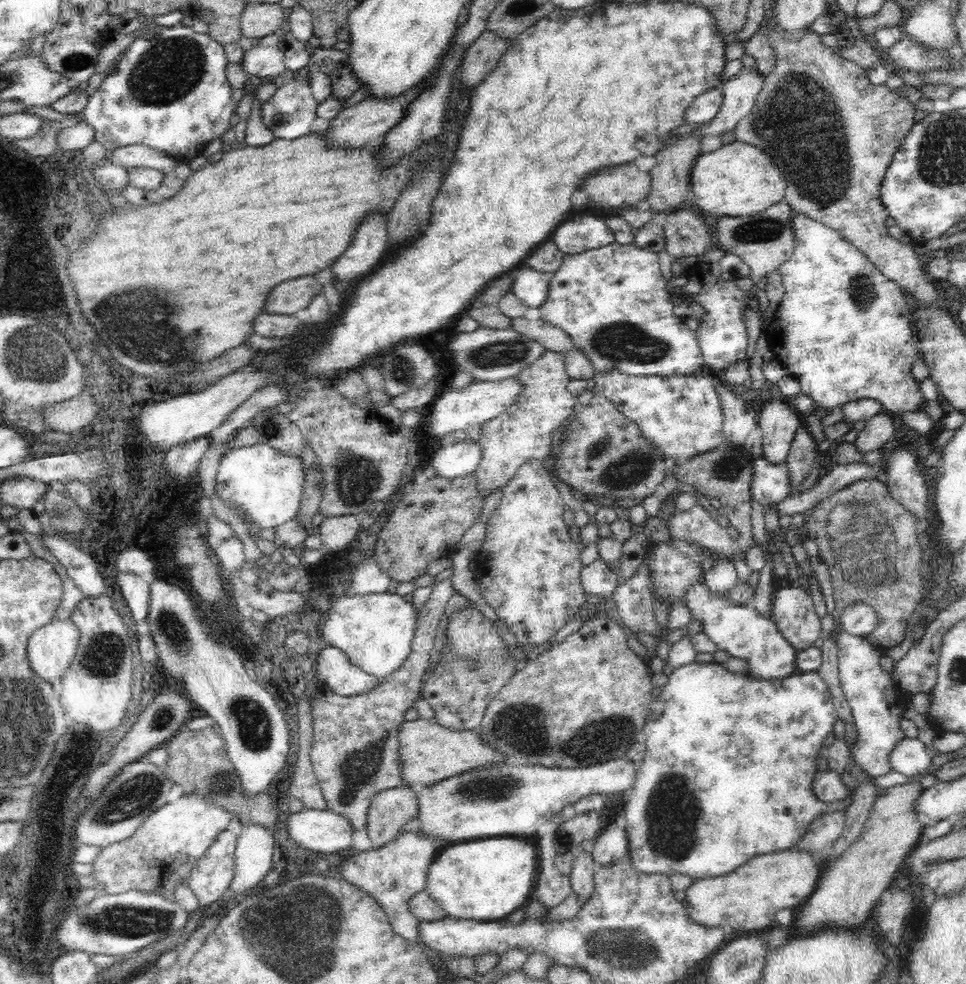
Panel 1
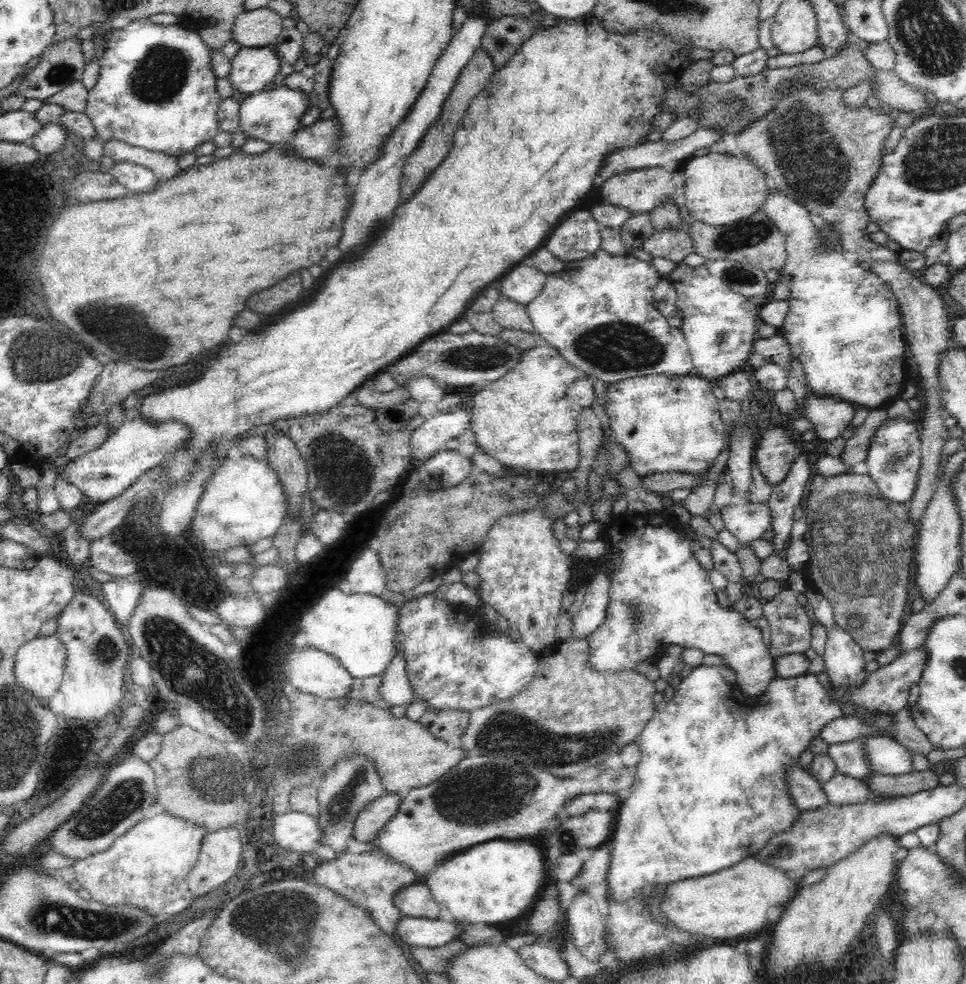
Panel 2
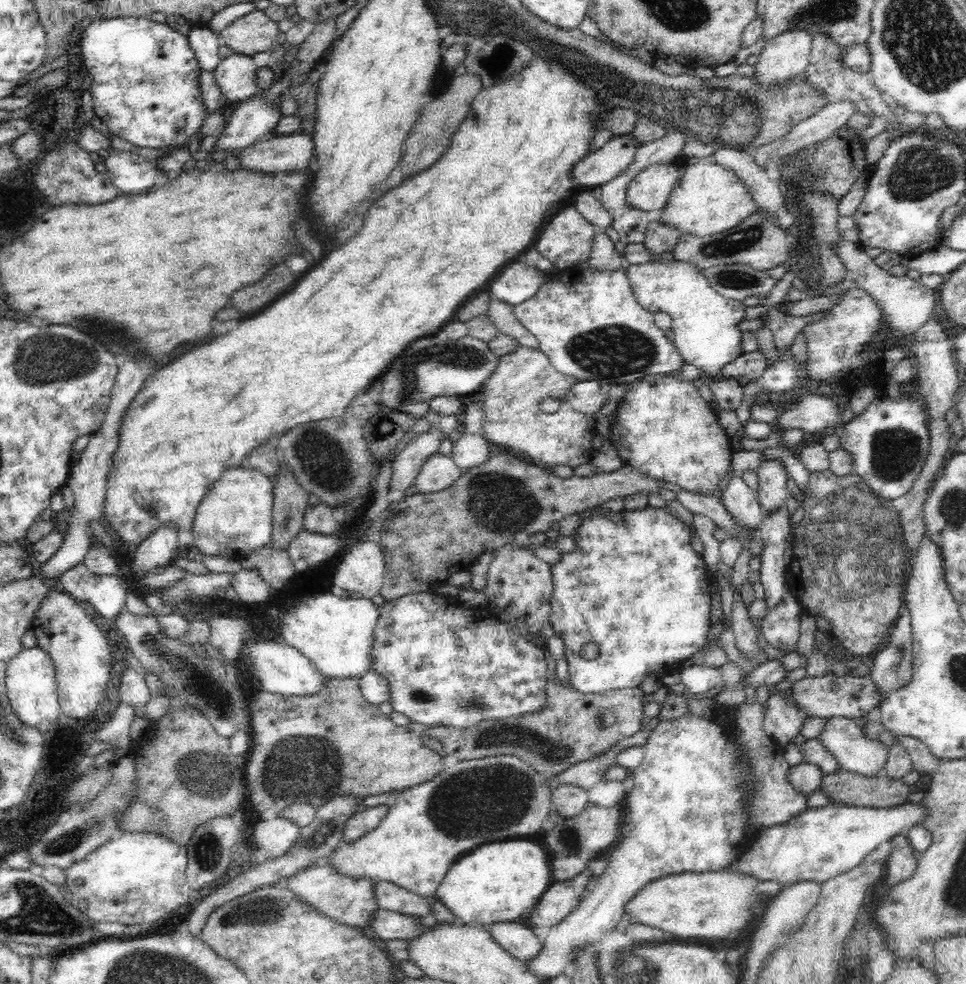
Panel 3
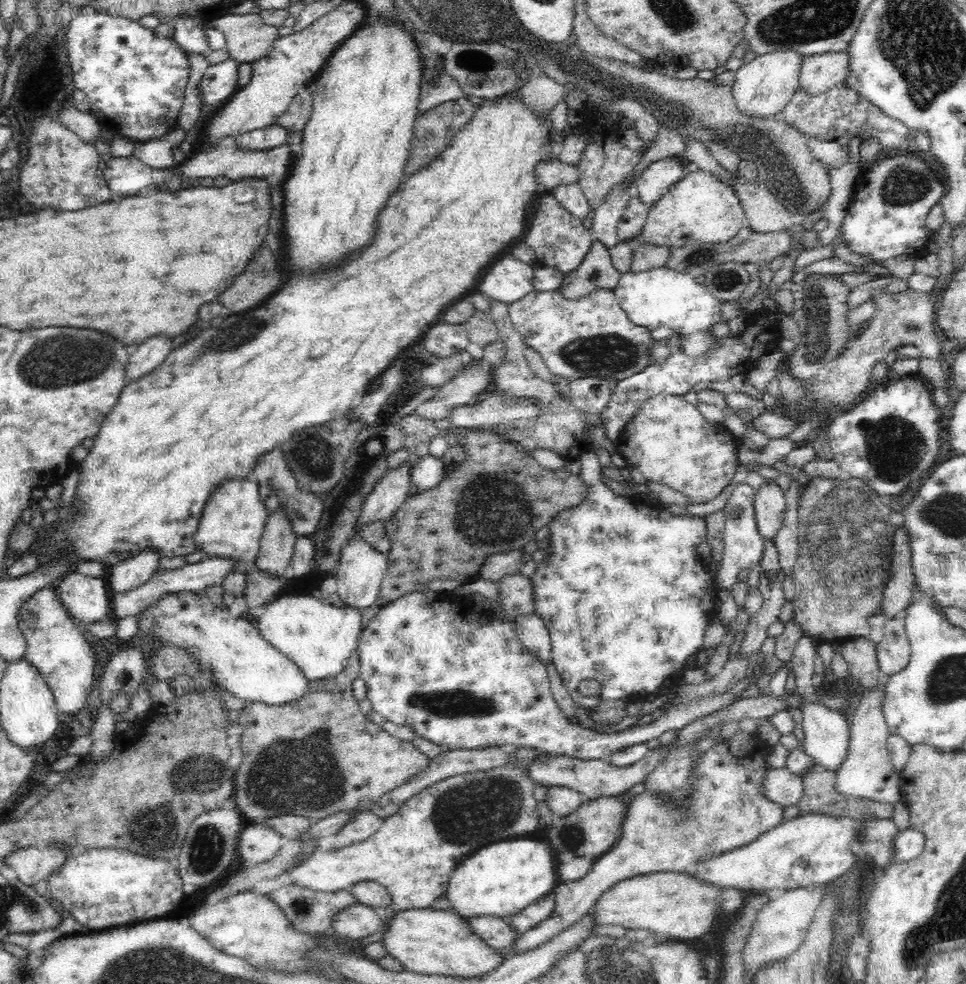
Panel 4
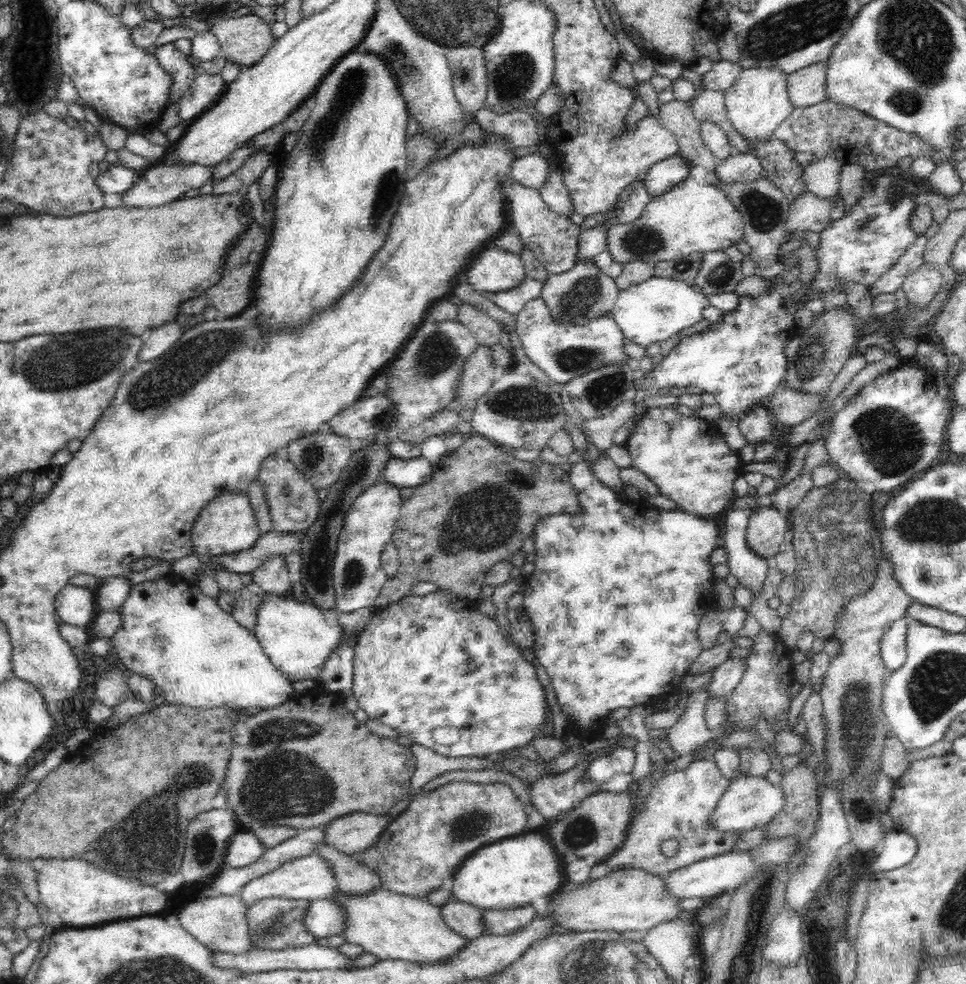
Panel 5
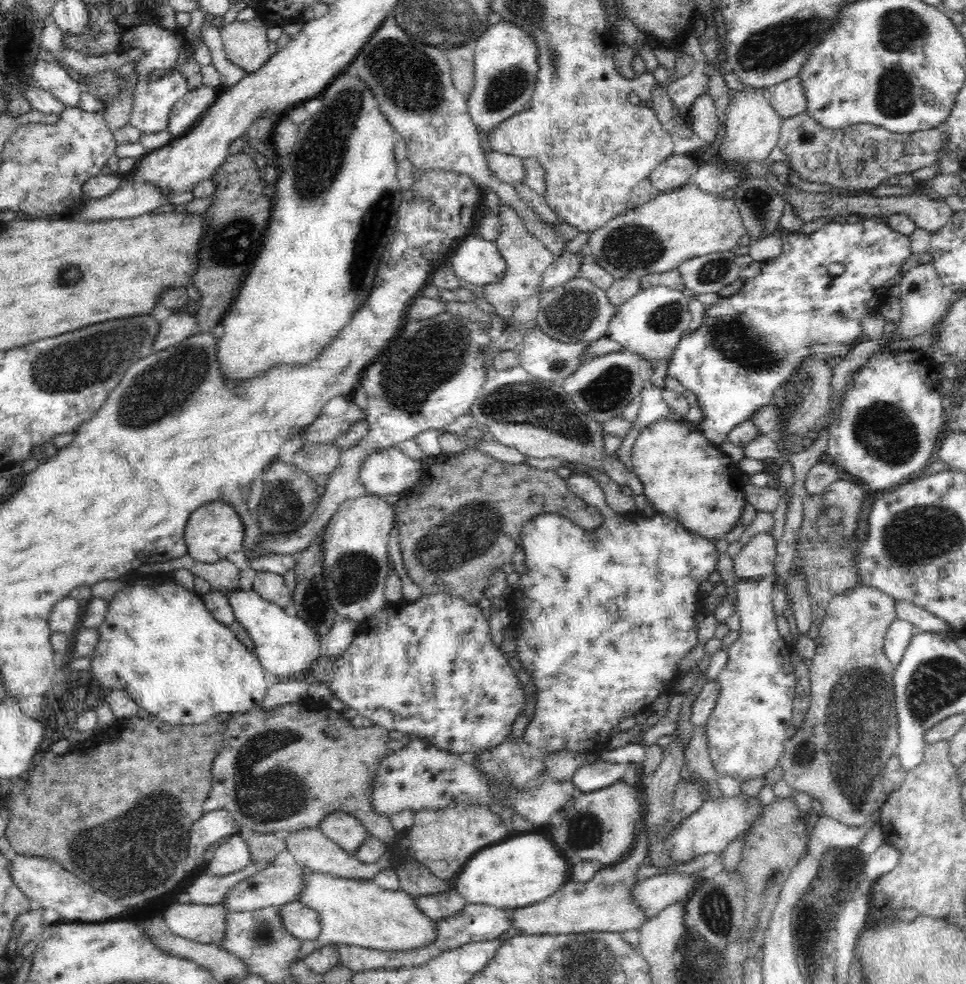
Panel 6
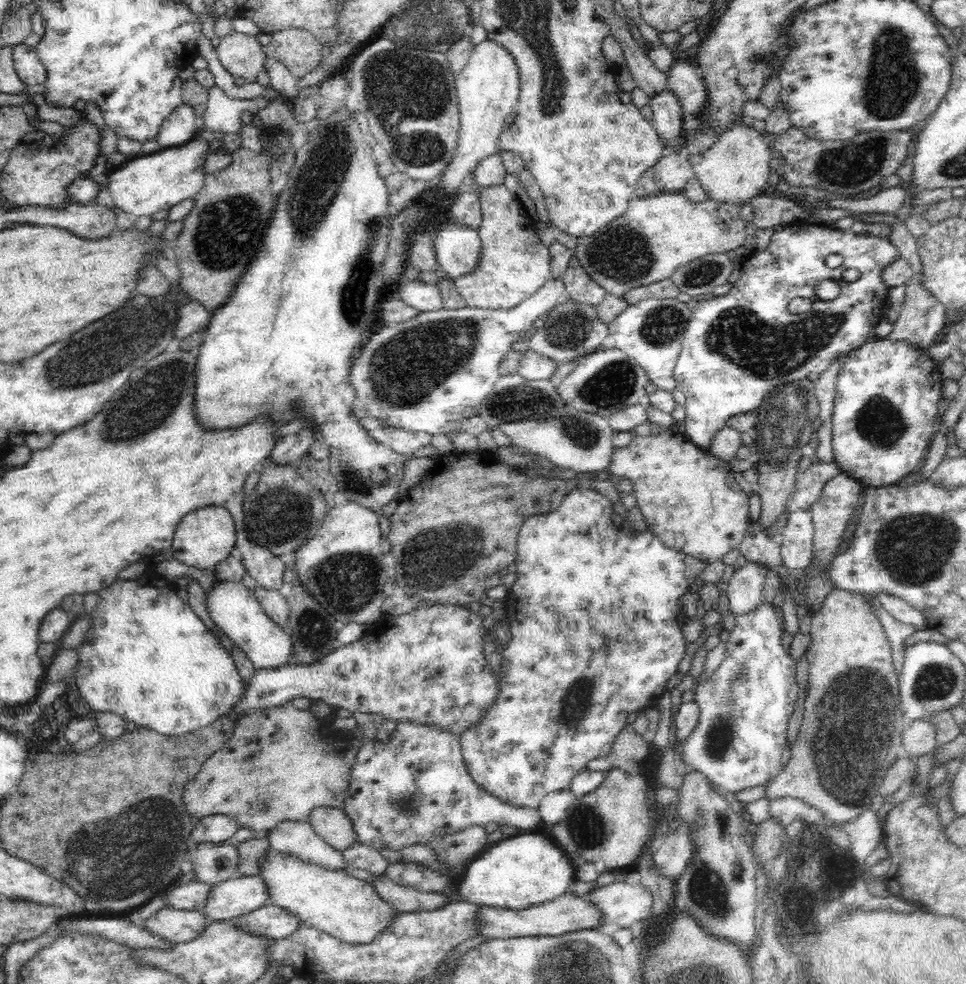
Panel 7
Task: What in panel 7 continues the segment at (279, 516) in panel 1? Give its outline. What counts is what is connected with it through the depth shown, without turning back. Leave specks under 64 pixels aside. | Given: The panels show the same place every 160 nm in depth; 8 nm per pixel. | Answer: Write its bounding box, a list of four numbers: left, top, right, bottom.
[171,505,237,570]

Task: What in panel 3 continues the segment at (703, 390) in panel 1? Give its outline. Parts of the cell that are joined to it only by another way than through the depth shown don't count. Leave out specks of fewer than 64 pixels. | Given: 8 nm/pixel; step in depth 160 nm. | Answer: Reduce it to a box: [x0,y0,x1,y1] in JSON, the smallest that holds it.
[610,374,733,495]

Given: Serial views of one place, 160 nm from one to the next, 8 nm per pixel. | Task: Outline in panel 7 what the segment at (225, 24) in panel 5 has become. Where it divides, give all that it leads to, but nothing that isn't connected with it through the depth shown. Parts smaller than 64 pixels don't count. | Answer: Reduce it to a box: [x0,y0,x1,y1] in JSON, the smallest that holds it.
[216,32,268,82]

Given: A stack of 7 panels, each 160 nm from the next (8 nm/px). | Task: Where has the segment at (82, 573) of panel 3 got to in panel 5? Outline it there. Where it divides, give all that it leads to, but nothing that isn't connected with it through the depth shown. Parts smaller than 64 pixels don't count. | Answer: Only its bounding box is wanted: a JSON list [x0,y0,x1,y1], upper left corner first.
[55,584,98,627]

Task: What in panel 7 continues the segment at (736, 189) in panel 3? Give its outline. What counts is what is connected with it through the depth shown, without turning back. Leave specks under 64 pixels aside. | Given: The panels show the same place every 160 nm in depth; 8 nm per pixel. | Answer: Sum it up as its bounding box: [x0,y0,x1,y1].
[573,191,749,296]

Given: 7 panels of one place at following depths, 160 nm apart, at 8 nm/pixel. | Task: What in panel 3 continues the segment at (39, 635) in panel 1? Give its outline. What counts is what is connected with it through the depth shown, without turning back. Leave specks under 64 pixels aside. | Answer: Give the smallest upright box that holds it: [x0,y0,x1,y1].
[5,646,60,727]

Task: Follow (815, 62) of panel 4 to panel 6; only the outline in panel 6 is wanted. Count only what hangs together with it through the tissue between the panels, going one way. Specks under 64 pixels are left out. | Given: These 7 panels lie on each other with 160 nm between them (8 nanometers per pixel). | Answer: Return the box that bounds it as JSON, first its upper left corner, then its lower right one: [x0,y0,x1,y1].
[768,75,808,119]

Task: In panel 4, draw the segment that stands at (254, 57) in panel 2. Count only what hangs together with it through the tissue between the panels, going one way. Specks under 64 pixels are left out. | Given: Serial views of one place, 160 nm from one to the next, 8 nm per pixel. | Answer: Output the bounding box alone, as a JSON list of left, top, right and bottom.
[199,59,241,106]

